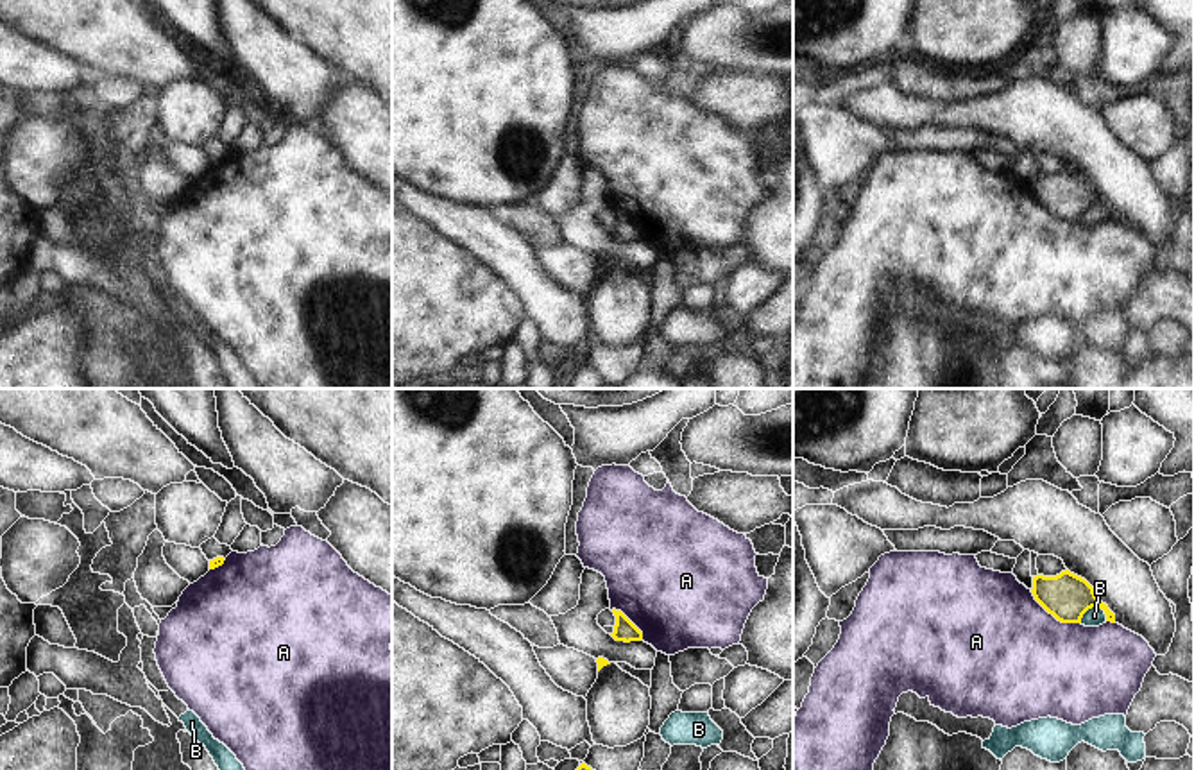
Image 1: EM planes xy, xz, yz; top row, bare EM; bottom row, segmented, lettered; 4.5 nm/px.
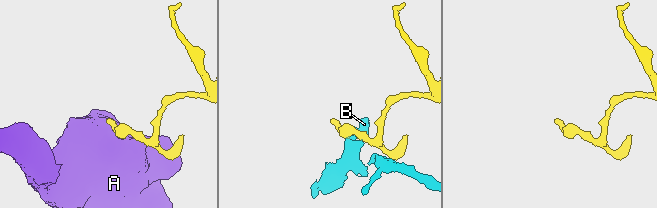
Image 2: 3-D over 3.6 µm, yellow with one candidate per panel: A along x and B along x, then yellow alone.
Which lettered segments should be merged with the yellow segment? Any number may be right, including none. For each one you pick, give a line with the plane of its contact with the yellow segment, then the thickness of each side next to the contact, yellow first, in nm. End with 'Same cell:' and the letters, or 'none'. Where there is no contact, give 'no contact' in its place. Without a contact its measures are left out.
Same cell: none

